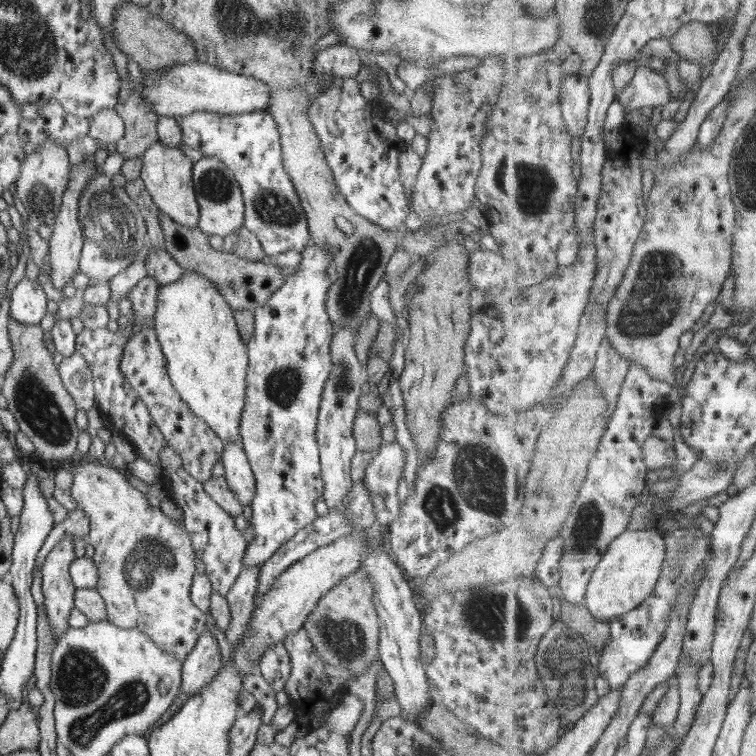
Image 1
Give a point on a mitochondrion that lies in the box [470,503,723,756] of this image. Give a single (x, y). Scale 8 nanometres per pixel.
(563, 669)

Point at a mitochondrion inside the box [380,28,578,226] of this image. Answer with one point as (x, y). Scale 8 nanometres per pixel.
(533, 186)

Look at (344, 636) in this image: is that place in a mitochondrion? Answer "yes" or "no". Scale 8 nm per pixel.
yes

